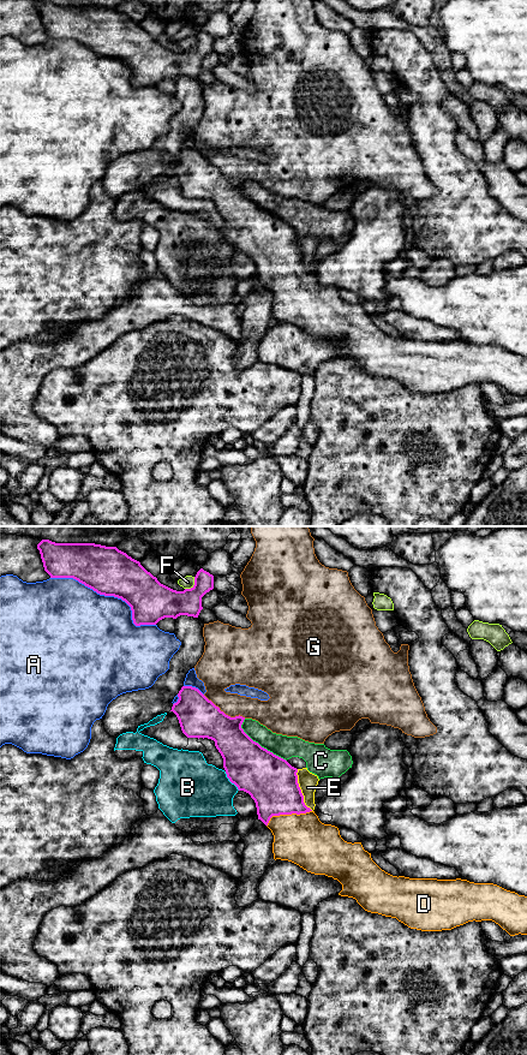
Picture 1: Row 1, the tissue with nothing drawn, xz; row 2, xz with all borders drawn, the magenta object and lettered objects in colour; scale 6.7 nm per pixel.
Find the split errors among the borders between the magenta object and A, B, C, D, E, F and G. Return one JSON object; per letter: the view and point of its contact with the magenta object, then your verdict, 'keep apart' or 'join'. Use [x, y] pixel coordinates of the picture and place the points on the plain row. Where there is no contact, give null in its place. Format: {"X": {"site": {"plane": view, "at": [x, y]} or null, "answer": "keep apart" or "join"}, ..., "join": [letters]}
{"A": {"site": {"plane": "xz", "at": [109, 57]}, "answer": "keep apart"}, "B": {"site": {"plane": "xz", "at": [231, 243]}, "answer": "keep apart"}, "C": {"site": {"plane": "xz", "at": [258, 206]}, "answer": "keep apart"}, "D": {"site": {"plane": "xz", "at": [287, 275]}, "answer": "join"}, "E": {"site": {"plane": "xz", "at": [300, 252]}, "answer": "keep apart"}, "F": {"site": {"plane": "xz", "at": [193, 47]}, "answer": "keep apart"}, "G": {"site": {"plane": "xz", "at": [223, 174]}, "answer": "keep apart"}, "join": ["D"]}

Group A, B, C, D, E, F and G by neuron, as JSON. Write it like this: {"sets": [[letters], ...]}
{"sets": [["A"], ["B"], ["C"], ["D"], ["E"], ["F"], ["G"]]}

